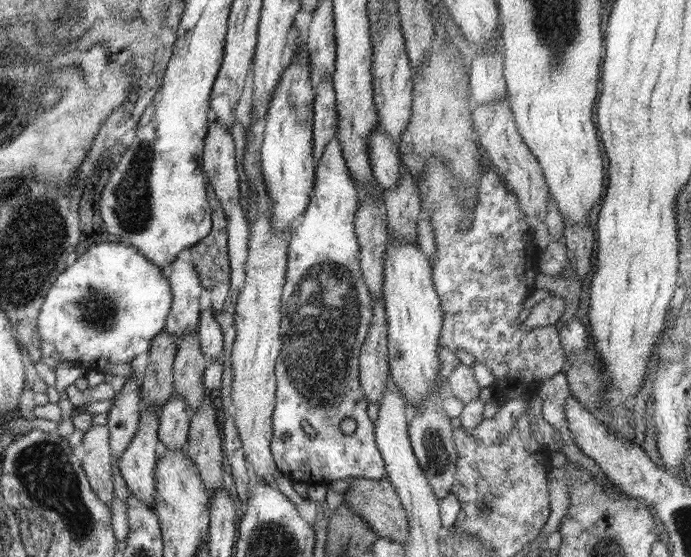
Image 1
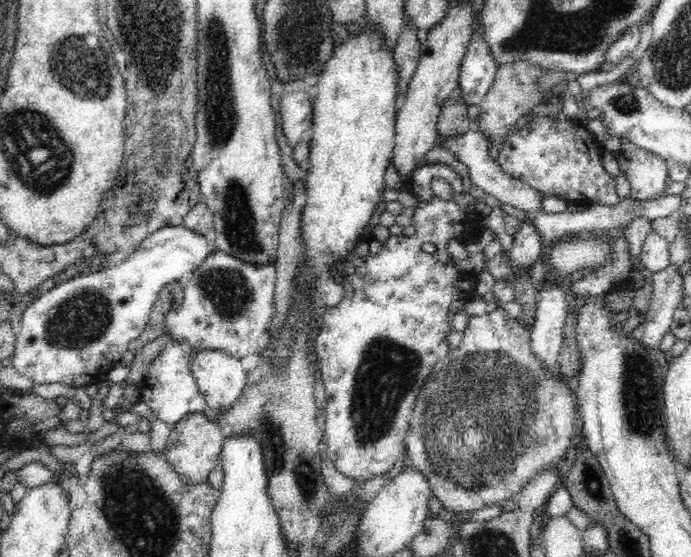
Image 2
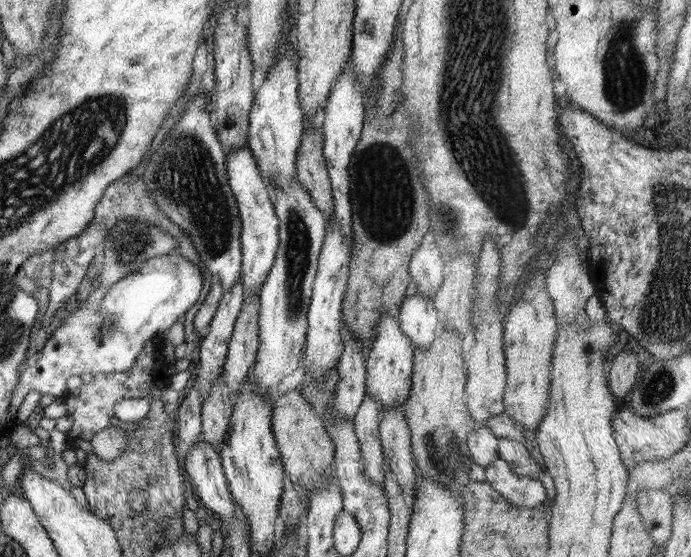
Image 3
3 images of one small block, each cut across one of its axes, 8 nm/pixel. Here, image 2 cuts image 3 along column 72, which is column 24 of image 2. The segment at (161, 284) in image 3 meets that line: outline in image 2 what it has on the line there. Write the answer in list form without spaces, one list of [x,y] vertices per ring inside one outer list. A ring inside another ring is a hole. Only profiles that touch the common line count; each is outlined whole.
[[[183,225],[174,227],[166,226],[154,232],[154,234],[150,234],[148,238],[134,249],[131,255],[127,256],[126,261],[119,263],[118,266],[112,266],[112,268],[102,270],[102,272],[92,272],[92,270],[80,272],[74,279],[68,279],[62,282],[62,284],[54,286],[54,288],[48,290],[48,292],[44,292],[40,298],[35,298],[31,304],[21,307],[24,308],[24,312],[22,312],[23,317],[21,318],[20,332],[18,332],[14,344],[12,367],[14,367],[20,375],[31,379],[36,384],[56,384],[56,382],[58,382],[58,384],[76,388],[78,386],[87,387],[91,384],[101,382],[107,378],[110,369],[113,369],[117,363],[121,362],[121,358],[124,356],[124,352],[126,352],[130,342],[138,337],[139,334],[142,334],[142,331],[146,328],[148,318],[150,318],[150,310],[152,310],[152,306],[154,306],[154,302],[156,302],[156,298],[158,298],[162,288],[171,284],[170,282],[179,281],[187,273],[194,273],[202,265],[202,262],[205,262],[206,258],[210,257],[210,254],[214,254],[214,252],[218,252],[218,248],[216,244],[210,246],[208,240],[206,240],[206,236],[198,234],[198,232],[192,231]]]

